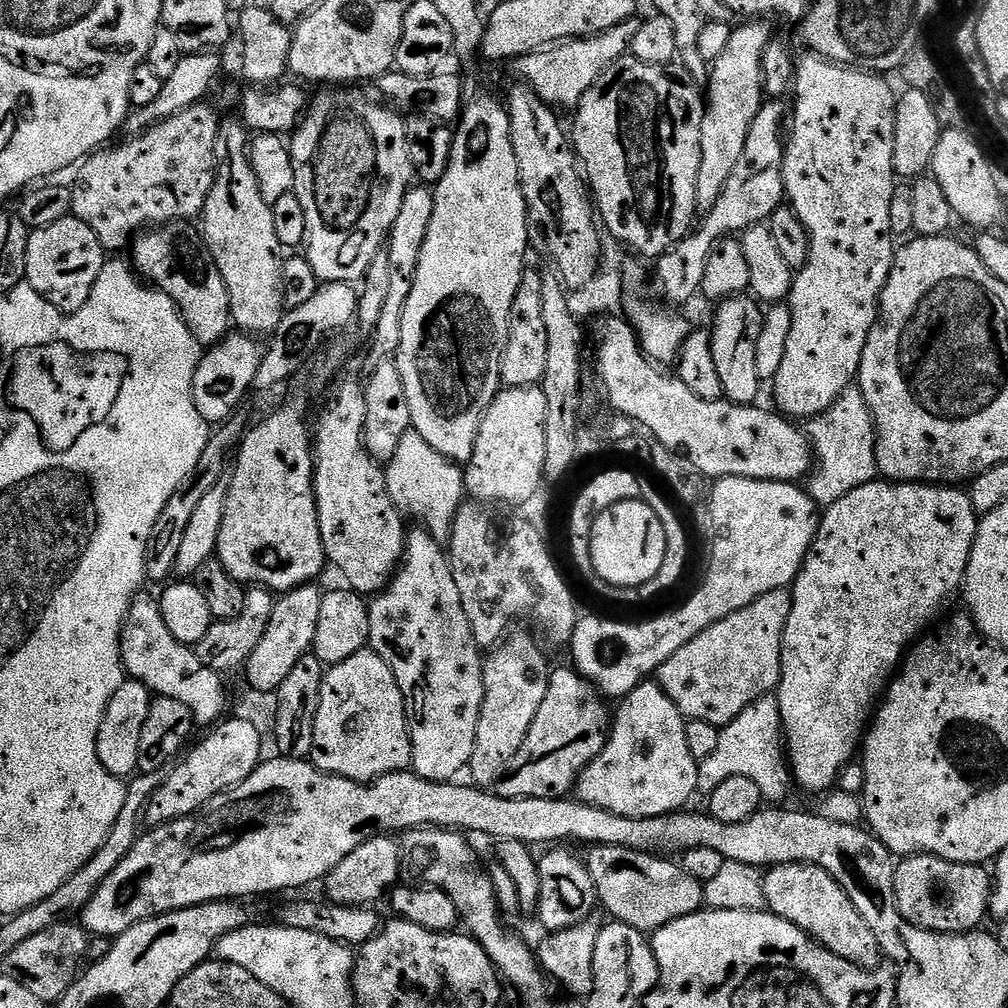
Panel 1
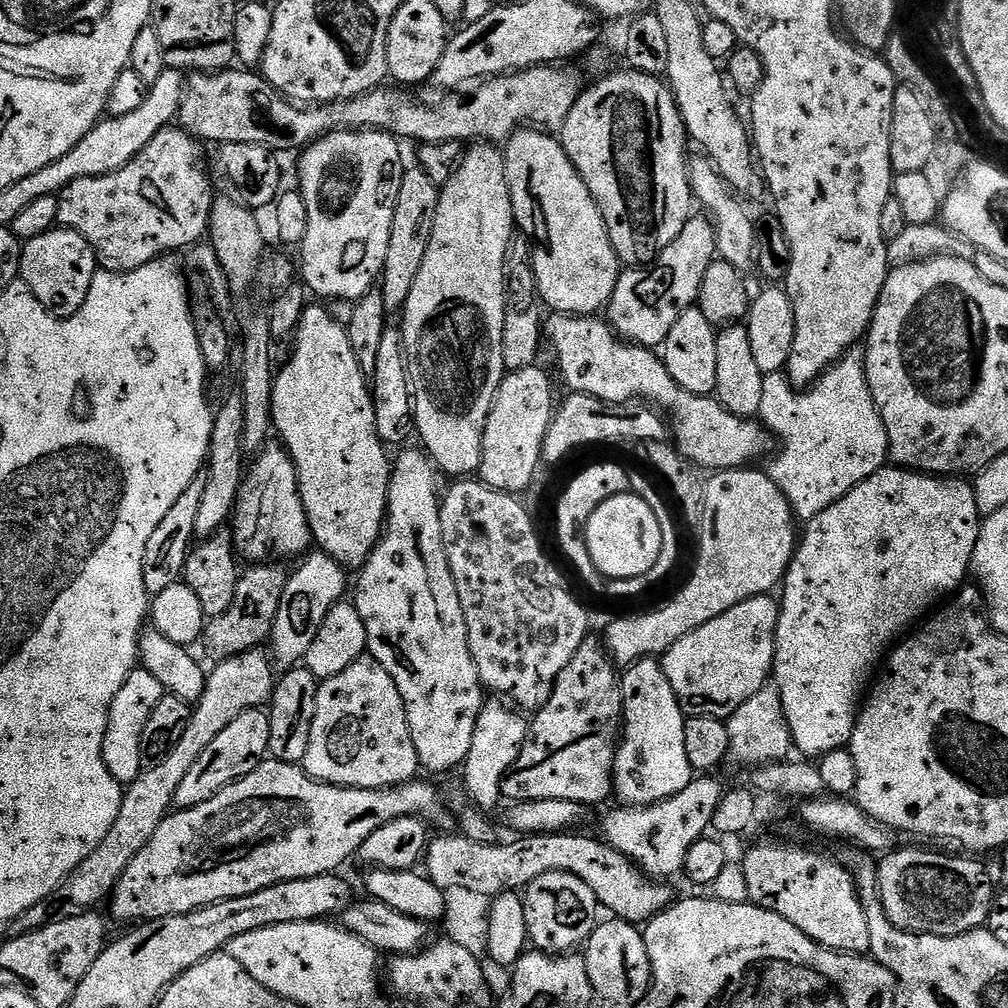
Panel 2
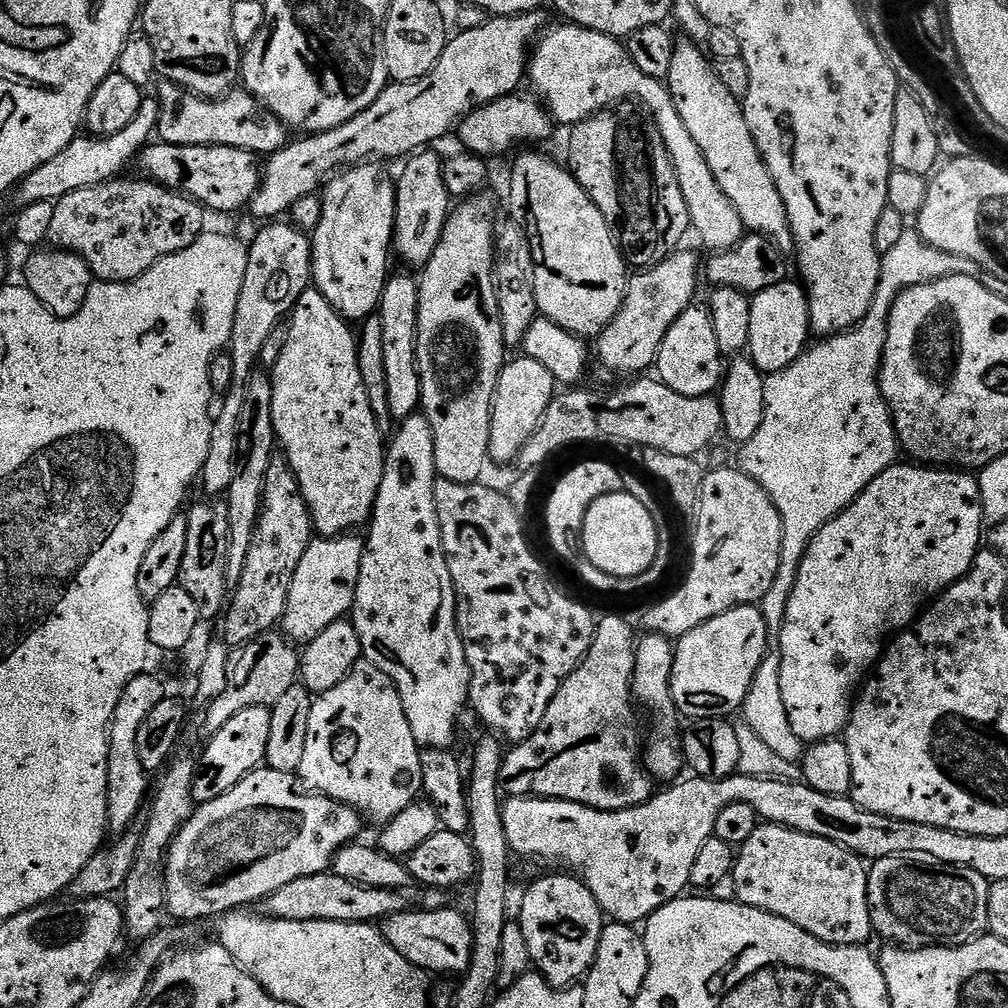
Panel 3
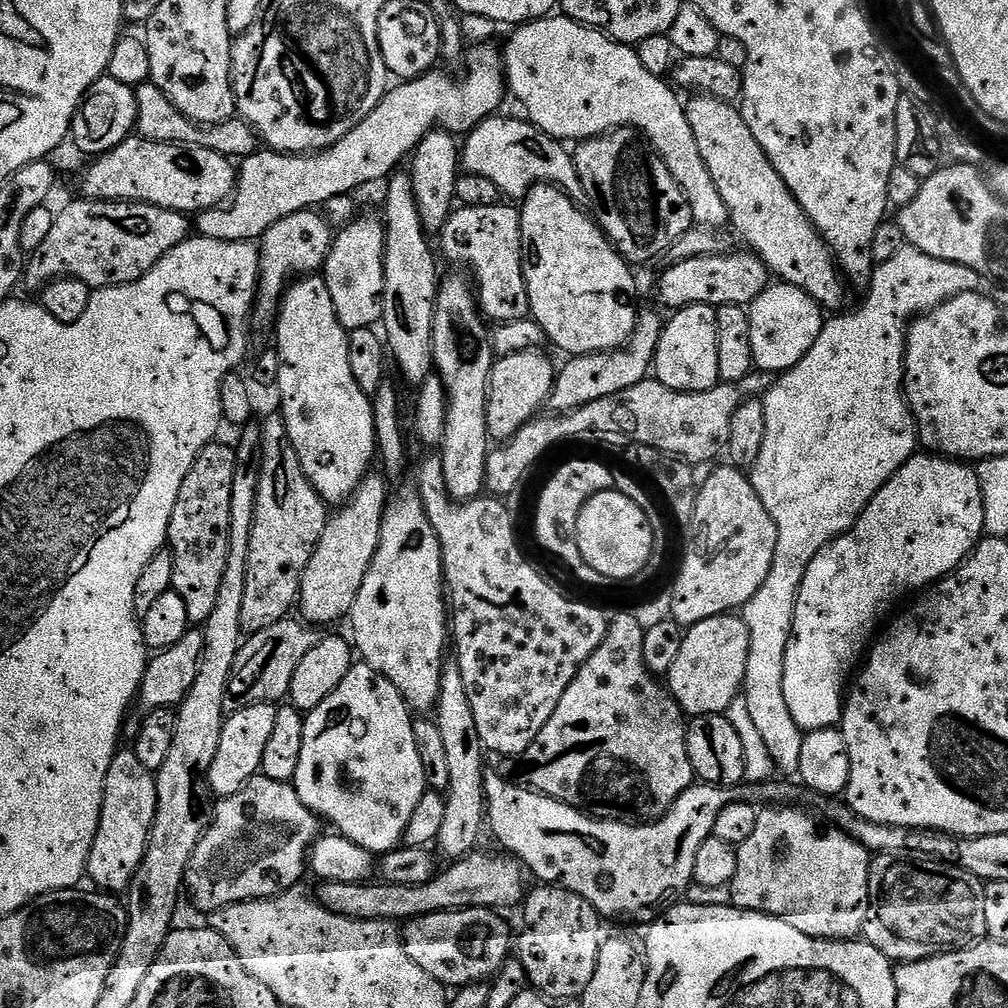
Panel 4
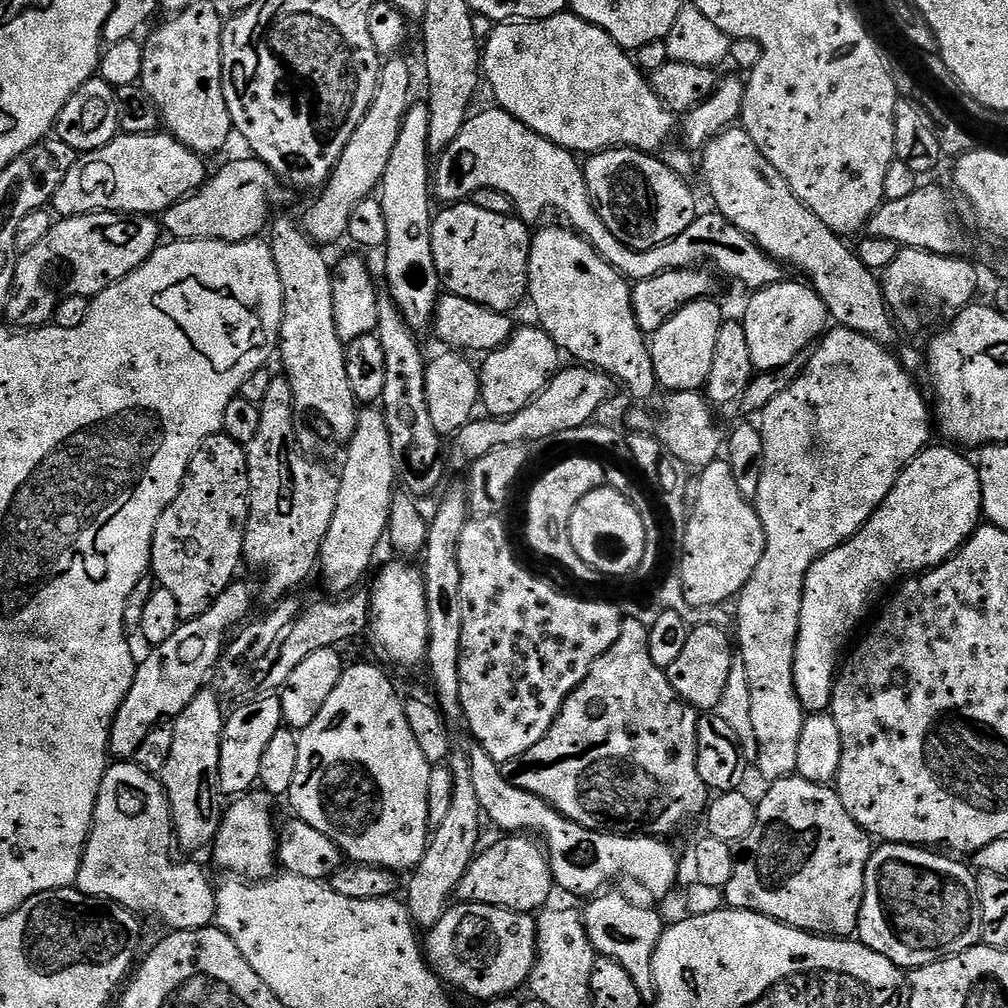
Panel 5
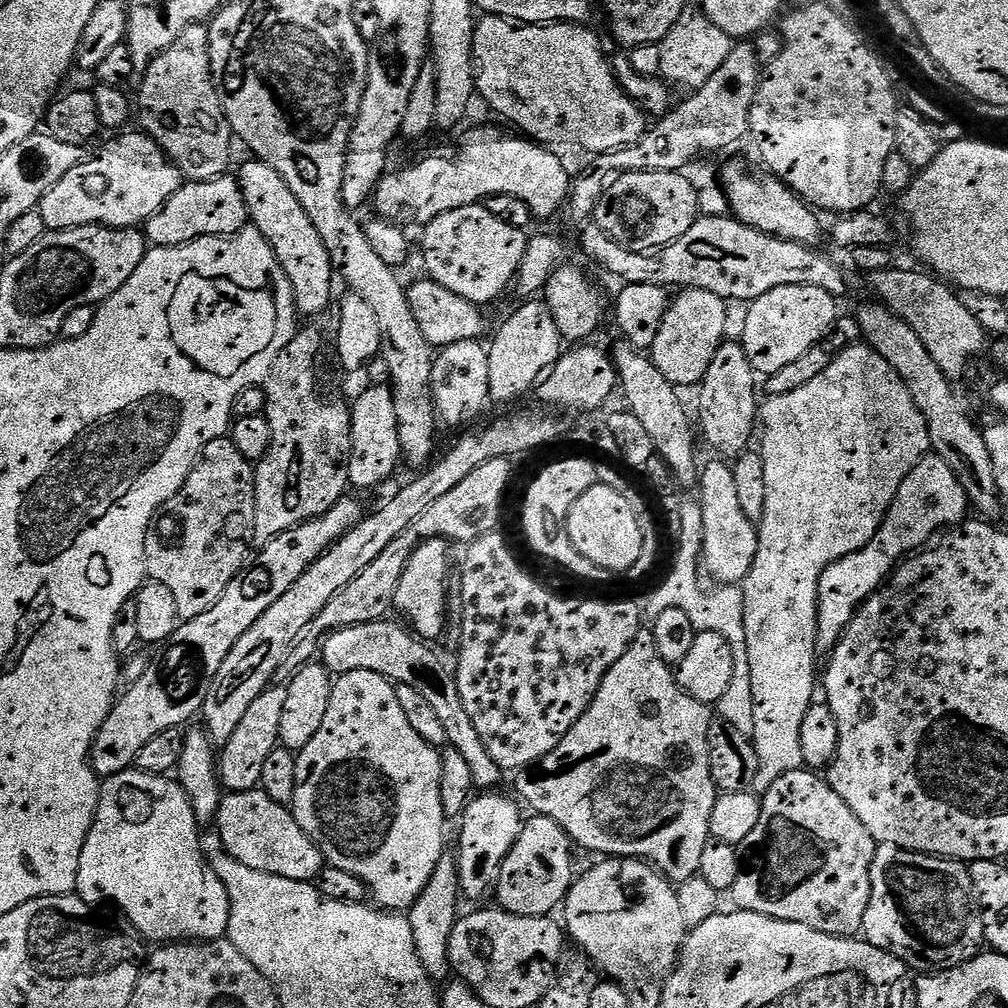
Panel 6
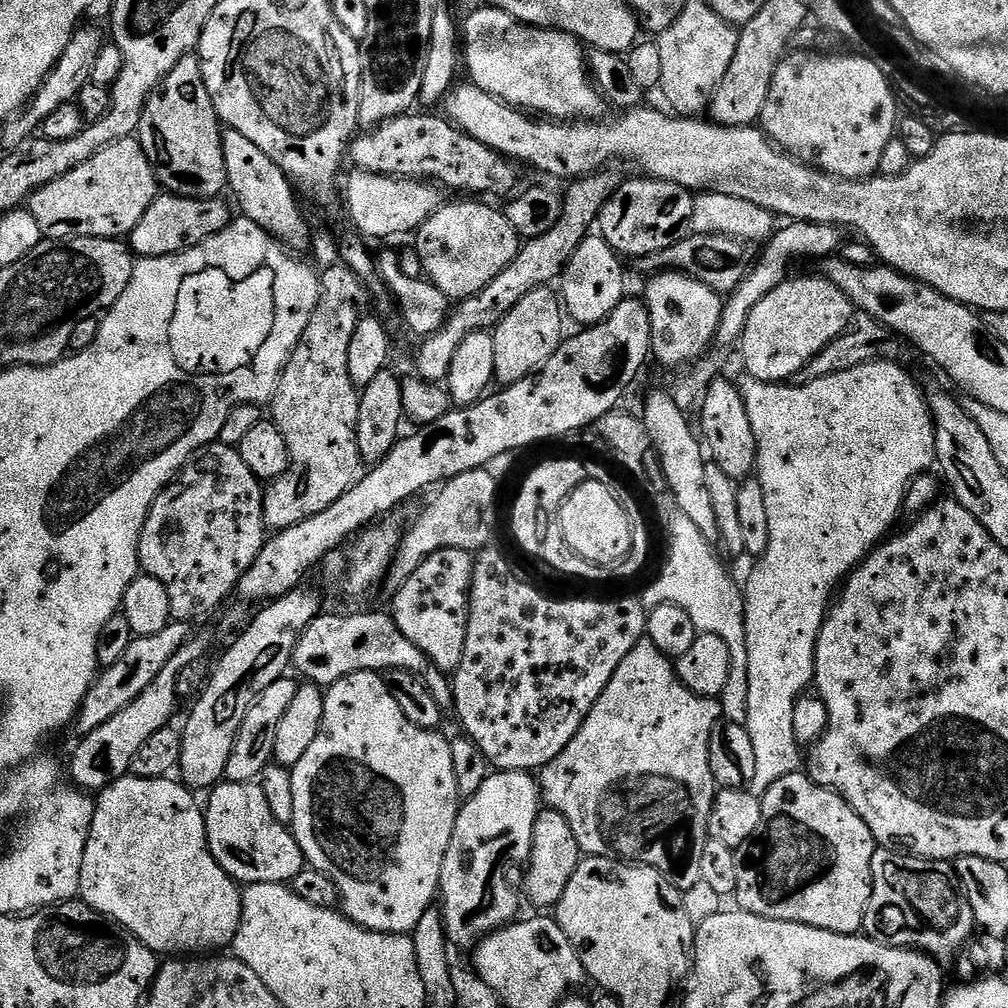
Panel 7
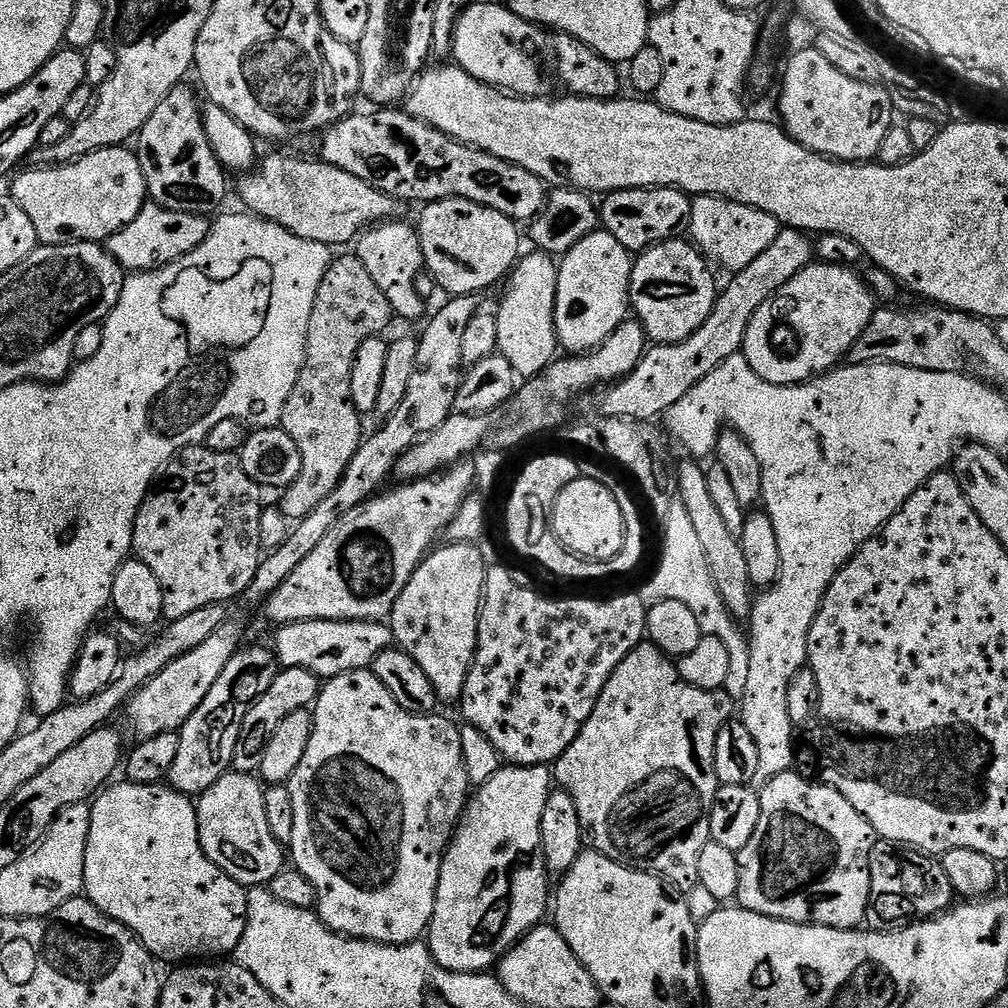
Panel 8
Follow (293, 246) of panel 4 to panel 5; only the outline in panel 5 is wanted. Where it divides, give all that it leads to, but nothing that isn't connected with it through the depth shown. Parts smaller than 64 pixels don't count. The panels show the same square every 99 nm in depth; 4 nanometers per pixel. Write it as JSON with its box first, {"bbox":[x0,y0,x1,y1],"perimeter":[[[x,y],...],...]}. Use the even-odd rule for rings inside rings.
{"bbox":[302,58,412,246],"perimeter":[[[388,58],[383,61],[380,69],[380,85],[376,88],[374,98],[362,118],[362,122],[354,130],[350,142],[342,150],[338,162],[332,171],[332,177],[328,179],[319,191],[320,200],[316,200],[304,212],[302,227],[318,246],[332,244],[335,240],[344,240],[348,234],[350,214],[359,200],[367,200],[377,191],[382,174],[386,174],[386,165],[390,162],[390,150],[394,150],[394,142],[398,142],[398,130],[402,130],[402,122],[408,113],[410,97],[408,87],[412,84],[412,68],[401,58]]]}

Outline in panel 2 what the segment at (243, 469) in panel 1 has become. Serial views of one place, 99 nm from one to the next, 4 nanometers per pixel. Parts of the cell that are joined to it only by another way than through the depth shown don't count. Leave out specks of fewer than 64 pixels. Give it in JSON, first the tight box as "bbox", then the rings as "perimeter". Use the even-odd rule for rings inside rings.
{"bbox":[230,446,314,565],"perimeter":[[[283,446],[272,447],[265,447],[251,461],[250,467],[245,471],[244,483],[240,485],[236,506],[230,517],[230,535],[235,551],[241,561],[248,560],[244,562],[251,562],[253,565],[284,562],[280,560],[288,560],[291,556],[303,557],[314,544],[312,532],[308,528],[306,510],[302,506],[294,462],[288,457],[287,448]]]}

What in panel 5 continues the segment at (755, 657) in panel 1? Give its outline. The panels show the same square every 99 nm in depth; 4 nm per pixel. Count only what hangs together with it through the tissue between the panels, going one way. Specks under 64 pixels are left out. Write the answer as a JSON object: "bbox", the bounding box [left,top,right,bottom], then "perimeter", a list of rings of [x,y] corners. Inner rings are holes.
{"bbox":[666,624,734,710],"perimeter":[[[696,624],[692,628],[690,638],[686,638],[682,655],[674,661],[674,666],[666,669],[670,686],[674,686],[677,696],[697,710],[715,710],[722,698],[722,690],[726,690],[734,644],[729,633],[727,636],[724,631],[723,627],[715,624]]]}

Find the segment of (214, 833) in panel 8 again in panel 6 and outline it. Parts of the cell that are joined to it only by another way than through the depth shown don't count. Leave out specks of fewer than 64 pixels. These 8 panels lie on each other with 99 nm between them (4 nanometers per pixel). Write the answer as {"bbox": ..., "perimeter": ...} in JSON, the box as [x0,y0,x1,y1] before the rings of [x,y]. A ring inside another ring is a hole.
{"bbox":[214,787,326,882],"perimeter":[[[259,787],[249,792],[228,792],[220,801],[214,827],[220,835],[219,847],[250,870],[312,882],[326,866],[320,847],[298,826],[291,807],[274,802]]]}

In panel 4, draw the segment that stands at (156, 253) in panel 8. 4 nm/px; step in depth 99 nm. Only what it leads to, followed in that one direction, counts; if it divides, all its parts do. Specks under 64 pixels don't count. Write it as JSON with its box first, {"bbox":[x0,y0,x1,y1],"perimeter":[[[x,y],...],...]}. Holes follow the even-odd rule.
{"bbox":[194,44,506,242],"perimeter":[[[476,44],[467,49],[463,57],[464,77],[459,80],[448,72],[433,70],[415,80],[405,80],[389,87],[383,98],[334,146],[323,152],[311,154],[289,154],[271,150],[257,150],[251,156],[243,157],[238,164],[236,190],[230,199],[218,208],[208,208],[199,213],[194,220],[194,228],[199,235],[226,242],[259,241],[261,236],[282,218],[290,214],[298,214],[309,210],[319,209],[330,198],[346,196],[355,193],[355,188],[363,184],[372,184],[375,180],[387,181],[392,173],[401,167],[400,164],[409,159],[422,142],[422,138],[430,131],[440,129],[453,134],[473,132],[483,120],[489,120],[501,111],[506,97],[506,77],[504,75],[504,57],[499,47],[492,44]]]}

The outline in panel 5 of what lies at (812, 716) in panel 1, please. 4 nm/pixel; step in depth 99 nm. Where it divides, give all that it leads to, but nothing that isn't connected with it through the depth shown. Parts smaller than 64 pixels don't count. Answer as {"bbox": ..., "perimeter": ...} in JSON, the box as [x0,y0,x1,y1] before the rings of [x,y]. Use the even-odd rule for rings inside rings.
{"bbox":[794,446,984,713],"perimeter":[[[952,446],[944,447],[948,448],[925,447],[923,452],[909,460],[898,482],[894,482],[890,494],[886,494],[880,503],[880,509],[860,527],[858,534],[817,558],[814,566],[810,566],[806,573],[800,629],[794,650],[794,690],[805,713],[827,713],[831,709],[832,687],[836,684],[842,657],[849,647],[848,639],[852,631],[863,622],[864,615],[871,610],[872,603],[897,582],[945,564],[981,527],[984,499],[979,467],[973,461],[971,464],[963,456],[963,451]]]}

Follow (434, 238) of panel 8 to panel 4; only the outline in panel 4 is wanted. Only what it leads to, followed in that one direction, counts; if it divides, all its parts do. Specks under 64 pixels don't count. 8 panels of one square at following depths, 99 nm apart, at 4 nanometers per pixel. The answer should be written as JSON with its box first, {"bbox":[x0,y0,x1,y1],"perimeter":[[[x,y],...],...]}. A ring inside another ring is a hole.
{"bbox":[438,203,529,325],"perimeter":[[[507,203],[473,208],[457,207],[448,217],[444,229],[438,233],[442,256],[444,251],[450,263],[461,264],[472,271],[470,280],[474,285],[478,307],[489,321],[496,320],[497,325],[523,320],[529,315],[522,262],[520,210]]]}

